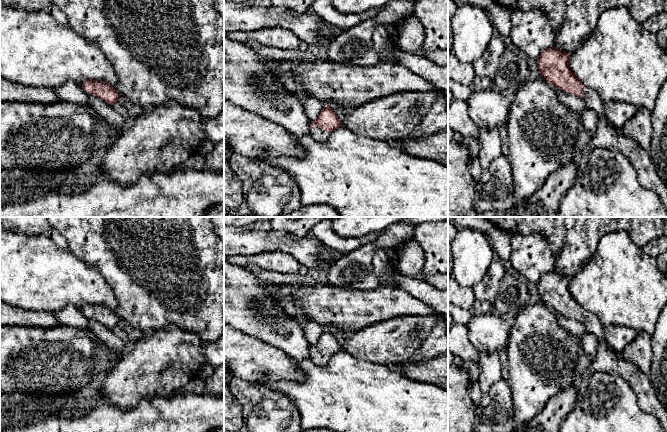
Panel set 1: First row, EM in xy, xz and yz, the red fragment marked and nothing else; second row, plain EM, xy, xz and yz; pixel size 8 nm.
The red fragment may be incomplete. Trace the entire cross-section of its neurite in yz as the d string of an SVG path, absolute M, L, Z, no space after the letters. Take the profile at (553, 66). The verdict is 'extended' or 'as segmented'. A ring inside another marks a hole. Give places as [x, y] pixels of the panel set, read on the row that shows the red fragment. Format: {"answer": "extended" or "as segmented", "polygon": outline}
{"answer": "extended", "polygon": "M555 46L548 48L537 59L540 76L555 89L581 98L585 107L598 115L599 121L591 145L617 151L625 156L637 173L639 184L653 191L667 211L667 186L656 173L649 151L643 149L636 141L623 136L619 129L607 122L604 103L599 94L586 87L572 73L568 62L569 54Z"}

